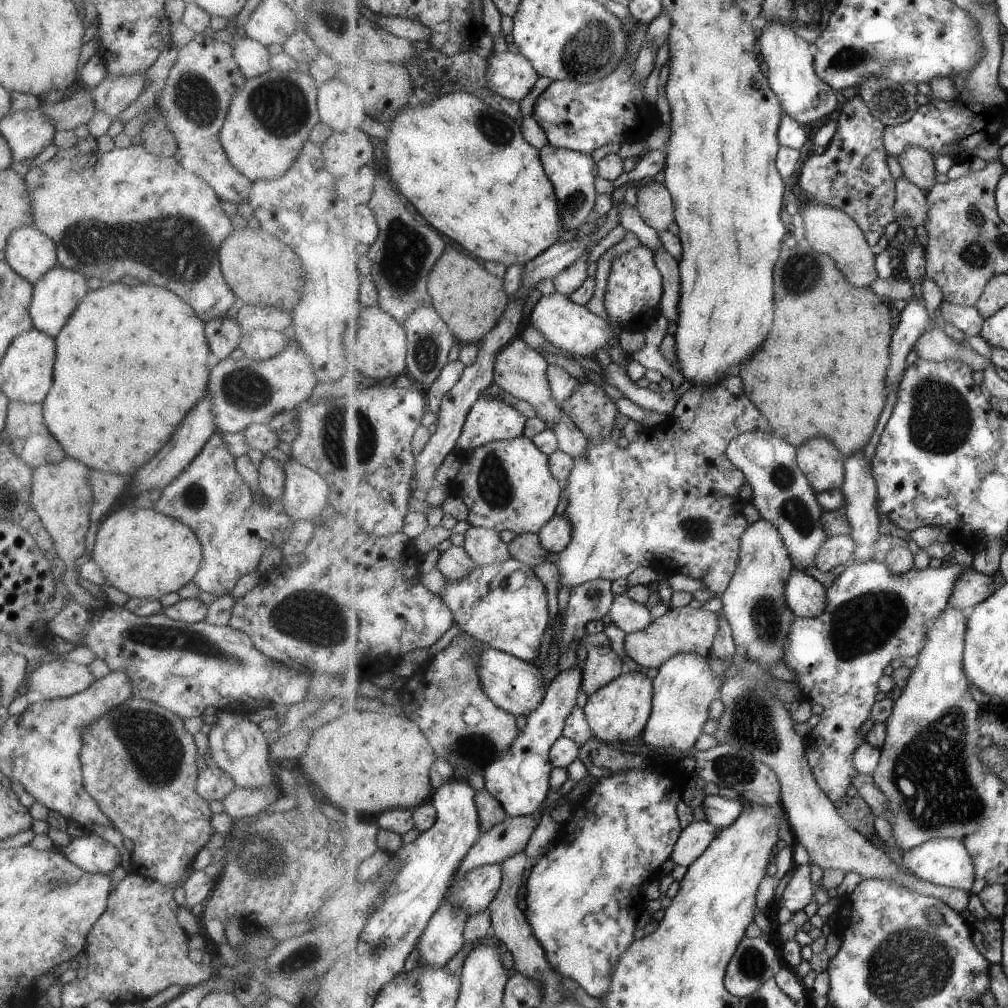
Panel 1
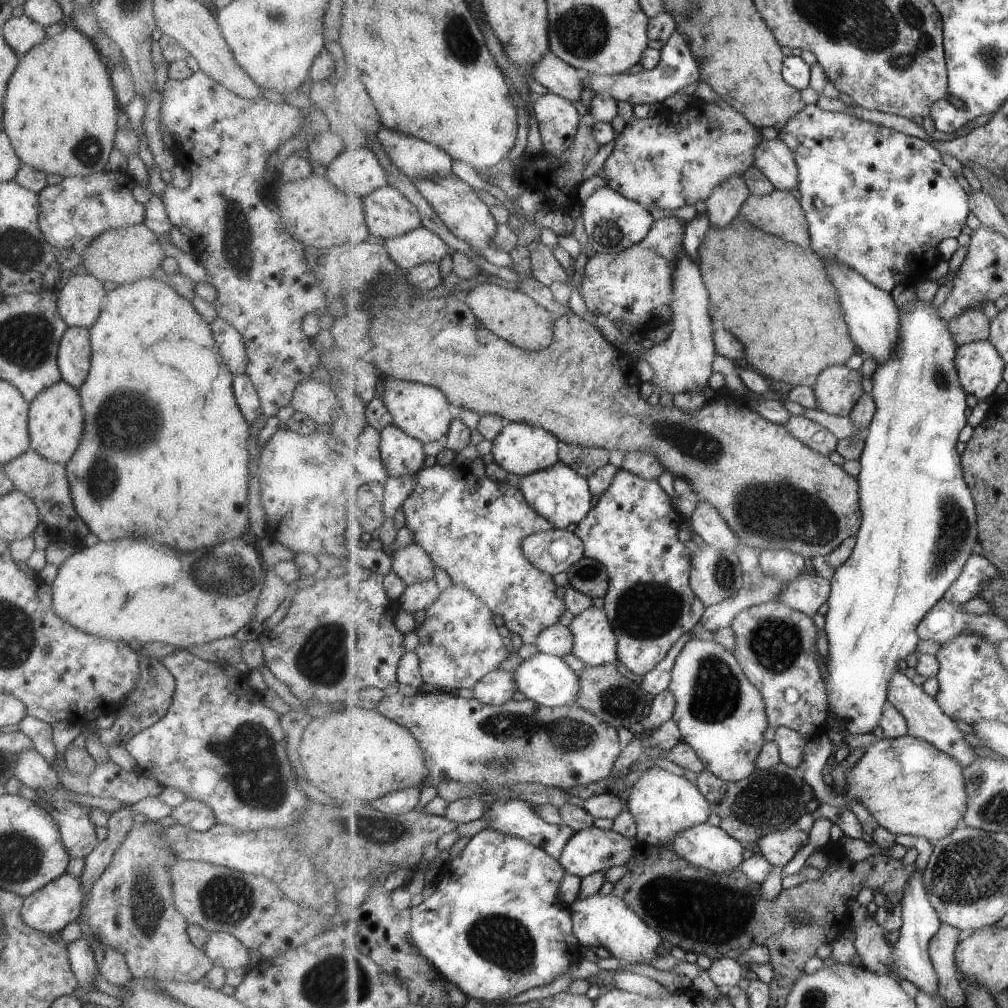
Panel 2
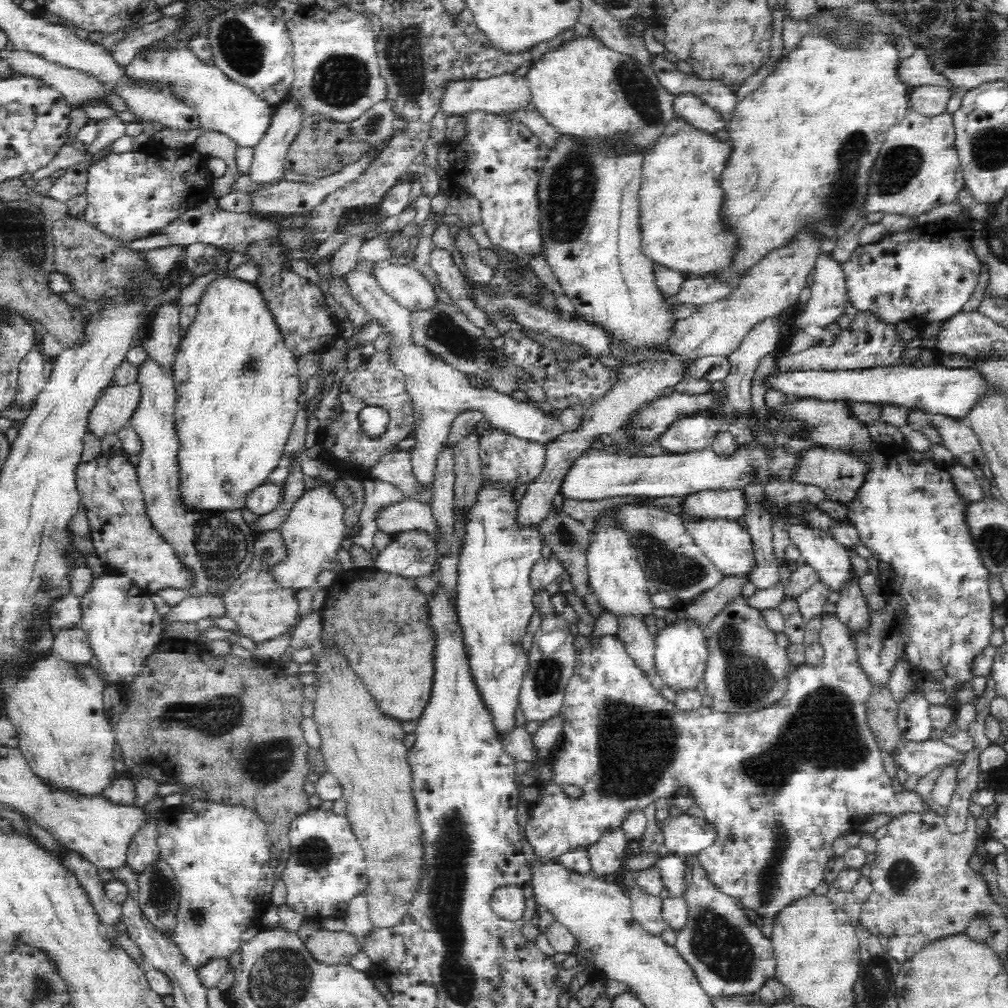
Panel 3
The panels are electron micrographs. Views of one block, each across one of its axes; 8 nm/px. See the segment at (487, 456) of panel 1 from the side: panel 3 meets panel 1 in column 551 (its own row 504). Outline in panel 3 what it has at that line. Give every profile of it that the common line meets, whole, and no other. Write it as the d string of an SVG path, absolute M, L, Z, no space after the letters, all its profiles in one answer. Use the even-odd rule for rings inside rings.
M482 478L476 500L459 516L459 520L463 522L465 534L457 566L455 605L471 673L484 704L491 710L497 732L512 730L521 721L518 712L519 690L529 658L522 651L522 638L527 632L527 626L535 608L533 605L535 592L532 589L532 583L530 583L530 574L532 565L541 558L542 546L545 543L539 525L520 524L520 519L518 519L519 502L516 502L512 495L515 487L515 482L511 484L511 482L503 482L503 480Z

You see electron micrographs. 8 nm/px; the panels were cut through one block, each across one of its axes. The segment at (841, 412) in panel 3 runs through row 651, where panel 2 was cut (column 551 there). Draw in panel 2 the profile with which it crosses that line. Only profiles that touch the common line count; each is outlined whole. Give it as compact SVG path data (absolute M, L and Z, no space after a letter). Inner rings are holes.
M491 828L480 831L470 839L465 849L445 866L444 875L436 886L436 891L421 902L418 906L411 909L410 913L410 932L409 938L418 952L439 972L447 981L456 985L467 998L489 1003L495 1000L504 1000L525 993L534 987L543 987L552 984L565 975L574 963L581 960L580 955L582 945L575 936L574 921L568 904L565 904L558 893L561 882L565 878L566 870L554 857L551 857L545 850L534 846L527 840L507 835L506 833L495 831Z

